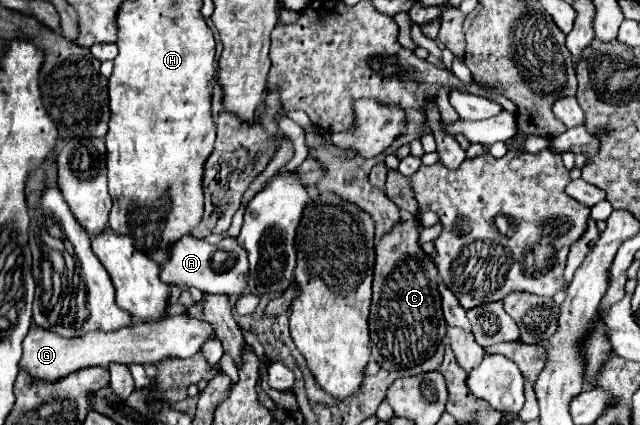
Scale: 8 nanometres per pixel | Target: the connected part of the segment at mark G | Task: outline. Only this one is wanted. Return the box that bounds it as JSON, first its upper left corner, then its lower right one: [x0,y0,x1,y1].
[20,315,214,383]

